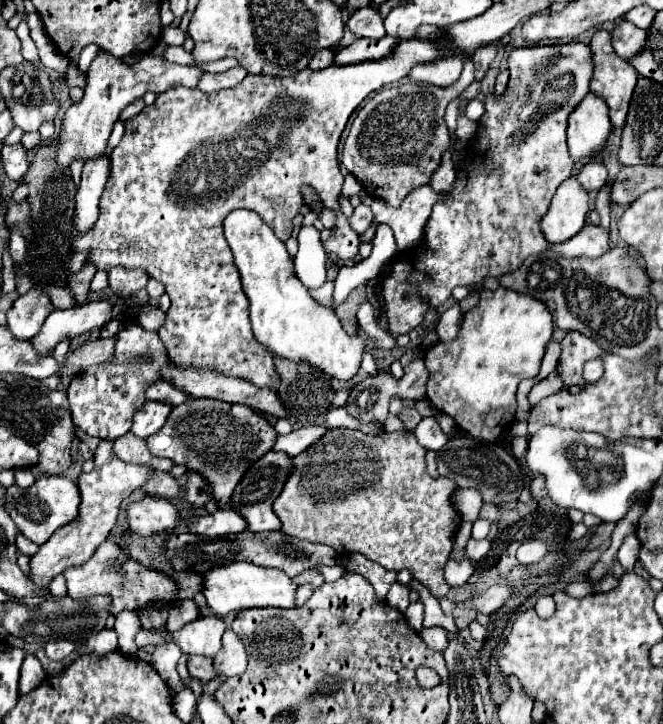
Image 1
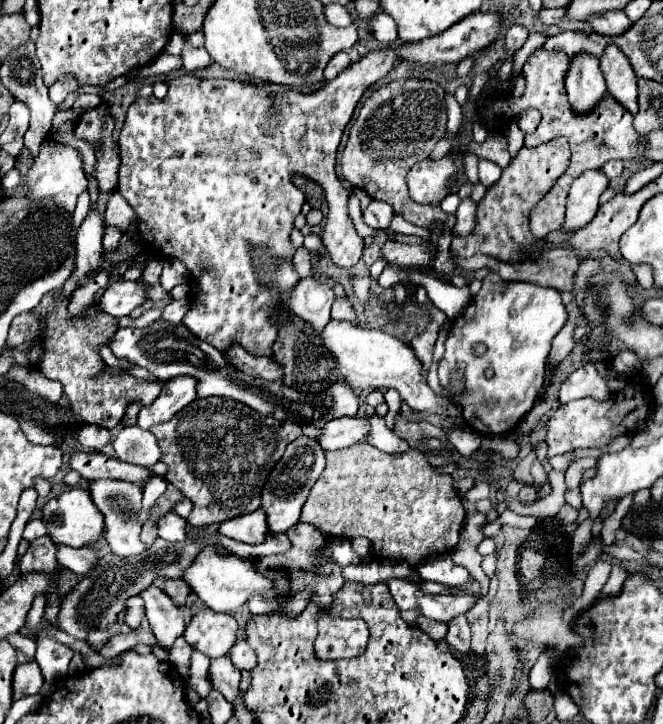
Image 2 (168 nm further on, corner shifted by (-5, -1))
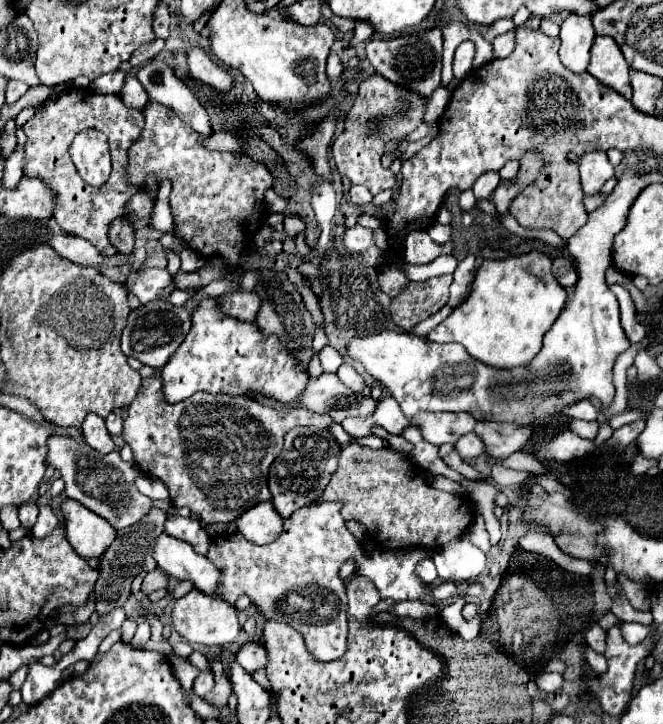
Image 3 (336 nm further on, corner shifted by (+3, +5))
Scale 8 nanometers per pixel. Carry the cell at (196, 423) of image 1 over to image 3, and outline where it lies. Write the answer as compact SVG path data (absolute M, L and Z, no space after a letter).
M156 371L152 377L142 379L138 397L128 405L122 437L132 447L138 469L142 473L158 477L168 487L168 493L176 507L188 507L206 523L228 523L236 521L254 505L272 499L272 493L268 489L268 469L280 455L284 435L290 429L298 425L326 429L330 423L332 419L328 413L316 413L308 409L272 409L256 403L254 399L214 393L196 393L176 405L164 403L160 371Z

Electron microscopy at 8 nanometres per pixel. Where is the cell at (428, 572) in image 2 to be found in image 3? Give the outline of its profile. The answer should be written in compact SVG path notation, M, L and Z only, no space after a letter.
M424 559L424 561L420 561L418 565L416 565L416 575L424 581L424 583L434 583L436 581L436 567L434 567L434 563L432 563L432 559Z

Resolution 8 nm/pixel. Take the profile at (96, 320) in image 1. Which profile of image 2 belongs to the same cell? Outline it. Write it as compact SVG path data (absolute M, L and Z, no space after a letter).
M114 281L98 299L98 309L112 317L130 315L130 311L144 303L144 289L134 281Z

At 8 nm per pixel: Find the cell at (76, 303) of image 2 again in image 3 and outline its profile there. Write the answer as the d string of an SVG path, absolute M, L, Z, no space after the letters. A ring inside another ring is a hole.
M72 87L66 93L58 95L56 99L36 107L34 117L28 119L22 129L28 137L24 145L22 173L28 177L44 179L50 185L50 191L56 195L52 213L58 225L62 227L62 231L72 231L74 235L88 239L104 255L114 255L116 247L108 239L108 227L116 217L122 217L126 213L126 205L130 197L138 191L138 187L128 181L124 169L128 167L128 149L144 129L142 111L126 107L118 95L98 95L90 87L88 89ZM84 127L92 127L106 133L110 141L112 175L102 187L92 187L84 183L68 153L72 139Z

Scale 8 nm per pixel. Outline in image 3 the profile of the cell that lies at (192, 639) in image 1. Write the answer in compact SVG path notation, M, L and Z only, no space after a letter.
M192 589L188 595L174 601L172 625L174 625L176 633L180 637L184 637L186 641L202 643L202 645L208 645L208 647L220 647L220 645L232 643L242 629L240 623L238 623L238 615L236 615L234 605L230 605L228 601L218 599L218 597L208 597L202 591L196 591L196 589Z

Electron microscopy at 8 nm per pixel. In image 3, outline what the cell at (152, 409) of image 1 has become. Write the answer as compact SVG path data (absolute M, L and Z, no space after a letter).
M200 297L190 319L192 327L184 343L160 371L168 403L180 403L198 391L206 391L244 397L264 395L286 405L298 405L308 385L308 373L276 335L264 335L256 323L244 323L222 313L220 297Z

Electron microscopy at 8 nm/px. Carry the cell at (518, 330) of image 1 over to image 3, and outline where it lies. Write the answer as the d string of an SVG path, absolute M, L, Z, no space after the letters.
M530 251L530 253L522 253L522 255L512 255L508 259L496 259L496 261L486 259L480 265L480 269L476 271L468 299L462 305L458 305L448 319L444 319L440 325L436 325L428 333L428 339L438 341L438 343L442 343L442 341L460 343L466 347L466 351L474 359L478 359L486 365L492 365L492 367L512 369L518 365L528 365L540 351L544 333L552 327L552 323L556 321L556 317L560 315L560 311L566 303L566 289L554 279L554 275L550 273L550 265L552 265L550 255L546 255L542 251Z

